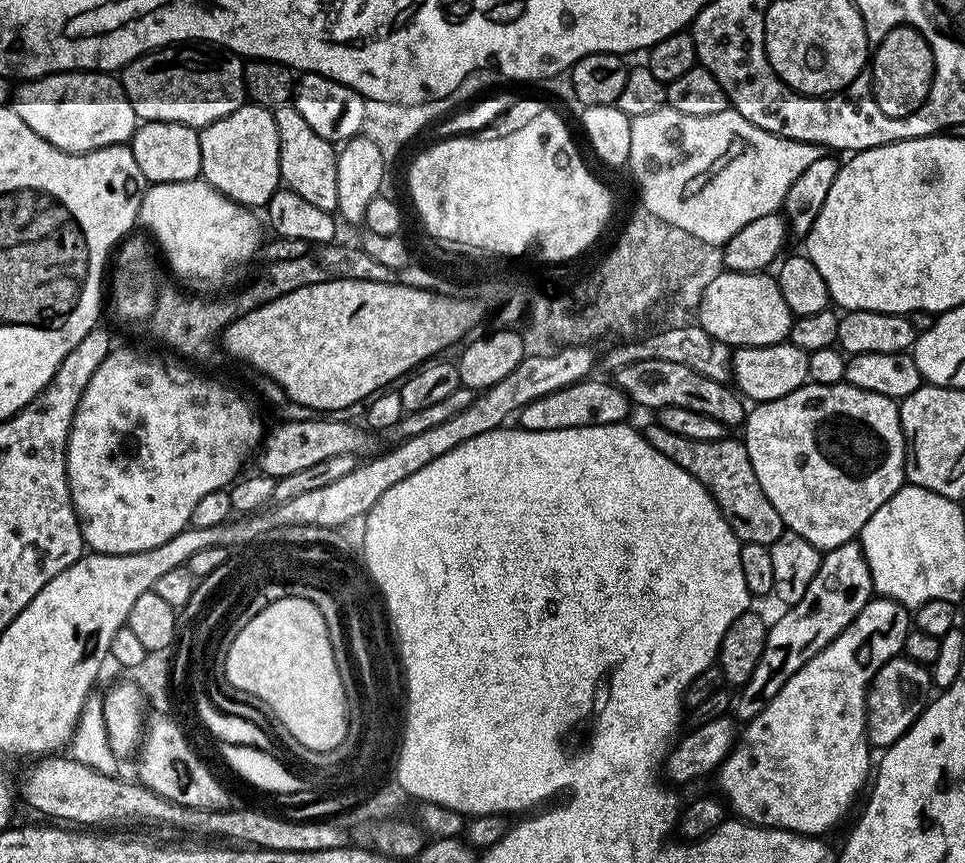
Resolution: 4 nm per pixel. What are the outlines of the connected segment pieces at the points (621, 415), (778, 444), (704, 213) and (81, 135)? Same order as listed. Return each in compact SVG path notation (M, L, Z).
M585 378L562 390L554 390L554 394L534 398L534 402L530 402L518 413L519 427L525 428L527 432L545 432L546 430L570 430L595 424L625 423L629 419L628 408L630 409L627 394L611 379L592 379Z
M811 382L803 384L798 390L786 394L777 400L760 402L756 408L747 413L742 425L742 443L746 454L750 454L750 466L754 466L754 474L758 474L758 486L762 486L762 494L770 498L770 506L778 510L787 531L798 534L806 538L815 548L827 550L837 548L843 544L851 544L859 537L862 526L886 502L899 488L903 488L906 483L904 475L904 435L902 434L902 422L900 421L900 406L897 401L892 400L886 394L874 394L870 390L858 390L852 384L841 382L839 384L813 384Z
M662 107L650 114L632 117L630 126L630 154L627 167L640 183L638 194L645 197L652 212L672 221L678 230L702 238L702 242L723 246L727 244L746 222L762 218L771 212L780 212L786 194L802 170L807 170L822 155L819 144L807 144L797 140L783 140L770 134L754 122L742 118L734 110L722 114L706 114L706 118L694 118L690 114L678 114L678 110Z
M54 72L21 84L24 85L17 87L14 92L14 111L22 118L22 122L26 122L26 126L30 126L30 130L34 130L34 134L64 152L92 152L96 148L128 144L136 133L138 121L134 106L130 106L115 75L103 72Z

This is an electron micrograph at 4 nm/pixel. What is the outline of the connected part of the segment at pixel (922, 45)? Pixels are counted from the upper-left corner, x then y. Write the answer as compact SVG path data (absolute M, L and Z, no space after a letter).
M900 25L880 40L870 58L872 97L886 117L908 117L924 104L933 78L933 50L916 28Z

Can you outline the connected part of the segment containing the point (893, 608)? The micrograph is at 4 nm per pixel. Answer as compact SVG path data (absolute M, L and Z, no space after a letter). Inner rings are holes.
M876 596L869 600L868 605L854 618L854 622L850 622L850 626L846 626L846 630L842 630L842 634L838 634L838 638L834 638L823 650L814 654L814 658L810 658L810 662L806 662L806 666L802 666L802 670L798 670L798 674L791 676L786 682L786 686L782 686L782 690L778 690L778 694L774 694L774 698L770 698L770 702L764 707L762 714L758 714L753 720L749 720L743 725L732 752L722 761L718 769L719 795L723 797L731 811L732 808L736 811L733 813L739 819L762 828L781 828L787 832L797 832L800 836L817 838L823 837L825 835L823 832L830 831L835 824L843 822L844 815L852 808L852 803L856 799L858 799L857 801L861 799L870 780L870 769L874 764L874 756L872 760L874 752L868 742L868 727L866 726L868 686L872 683L874 674L878 674L878 670L882 670L882 666L886 666L886 662L890 662L894 657L903 653L906 634L909 630L910 612L904 605L896 600L888 600L885 596Z

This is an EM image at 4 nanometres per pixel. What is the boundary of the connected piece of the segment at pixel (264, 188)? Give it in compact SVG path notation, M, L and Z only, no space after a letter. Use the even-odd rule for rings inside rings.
M246 102L234 110L234 114L226 114L226 118L218 118L218 122L210 122L210 126L199 129L202 146L200 176L223 196L253 210L263 209L282 187L278 126L272 114L271 108Z

